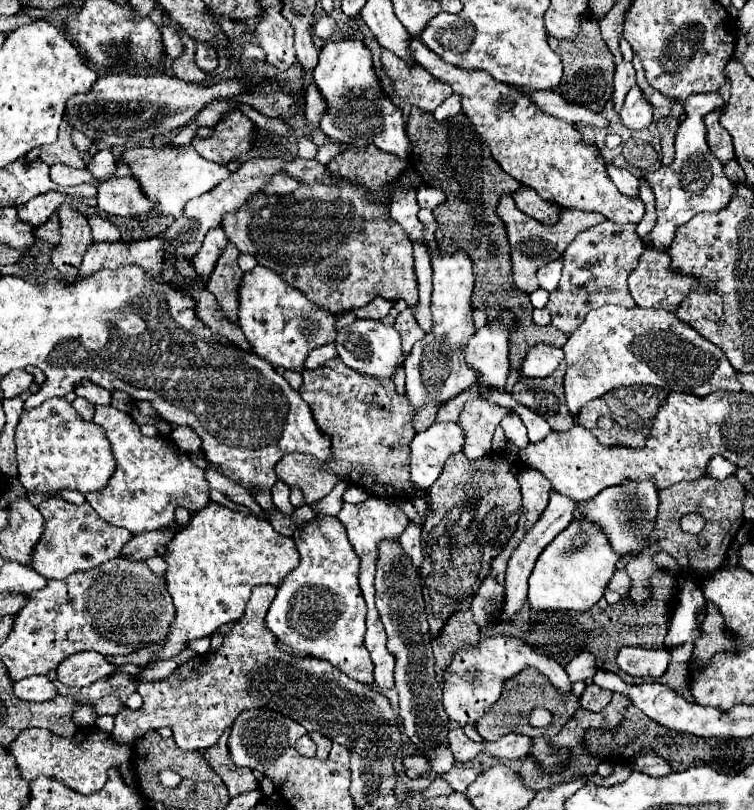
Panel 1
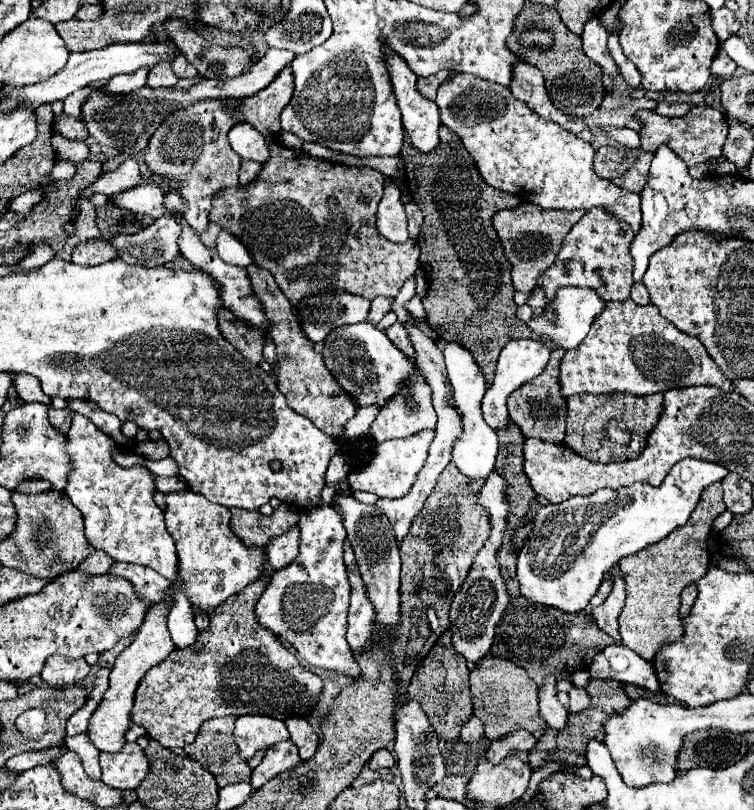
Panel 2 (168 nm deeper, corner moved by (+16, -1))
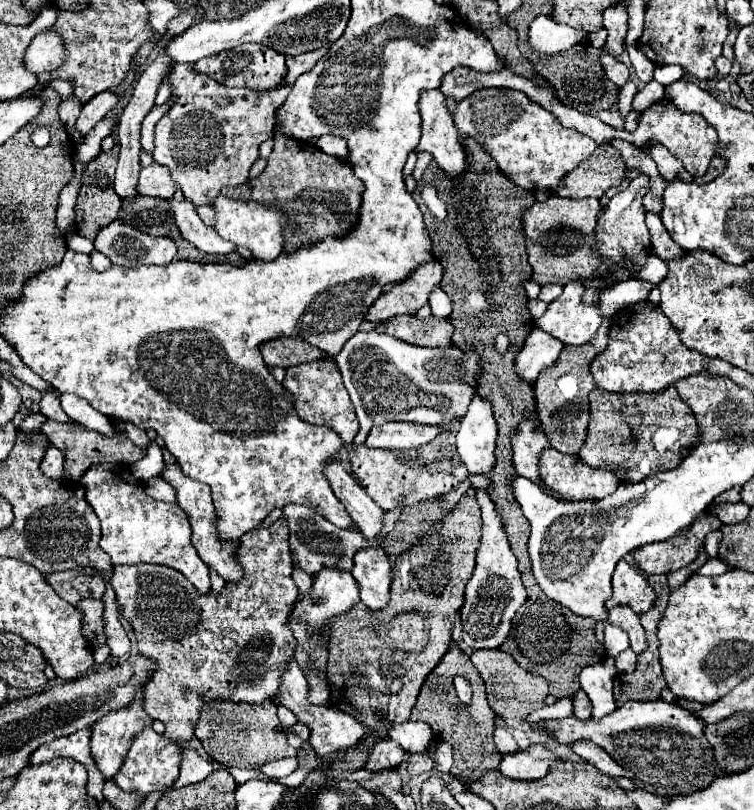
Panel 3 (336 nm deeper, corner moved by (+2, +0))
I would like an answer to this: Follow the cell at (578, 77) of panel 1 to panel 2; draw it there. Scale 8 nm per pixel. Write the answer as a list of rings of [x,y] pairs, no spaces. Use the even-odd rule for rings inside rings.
[[[524,2],[520,14],[516,16],[516,26],[512,30],[512,34],[506,38],[506,46],[522,60],[526,60],[528,64],[536,66],[544,80],[546,80],[546,90],[548,90],[548,96],[552,100],[552,104],[562,110],[564,114],[570,114],[570,116],[578,116],[578,118],[584,118],[584,116],[590,116],[594,110],[598,110],[602,98],[604,98],[604,84],[602,84],[602,70],[600,66],[596,66],[596,62],[592,62],[582,46],[580,46],[580,36],[572,34],[560,20],[558,12],[552,8],[552,6],[540,6],[538,2]],[[530,22],[538,28],[544,28],[548,30],[552,36],[554,36],[554,46],[548,50],[548,52],[542,52],[542,50],[536,50],[536,48],[522,48],[516,40],[518,36],[530,26]]]

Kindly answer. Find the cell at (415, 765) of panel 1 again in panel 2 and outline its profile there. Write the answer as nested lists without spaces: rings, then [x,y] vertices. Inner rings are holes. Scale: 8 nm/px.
[[[380,748],[380,750],[376,750],[376,754],[370,758],[370,762],[368,762],[368,766],[370,766],[370,770],[380,770],[380,768],[392,768],[396,762],[394,762],[394,758],[392,758],[392,754],[386,750],[386,748]]]

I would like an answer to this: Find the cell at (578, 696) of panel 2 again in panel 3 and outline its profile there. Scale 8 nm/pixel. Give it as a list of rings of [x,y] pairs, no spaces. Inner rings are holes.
[[[580,689],[576,695],[574,695],[574,715],[582,721],[588,721],[590,719],[590,713],[592,713],[592,705],[590,705],[590,699],[586,697],[586,693]]]

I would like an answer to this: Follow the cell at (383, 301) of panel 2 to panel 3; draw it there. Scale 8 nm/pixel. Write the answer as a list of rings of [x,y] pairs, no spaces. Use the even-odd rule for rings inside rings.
[[[438,261],[422,263],[420,269],[378,301],[366,313],[368,321],[386,321],[396,315],[414,315],[428,301],[428,293],[442,281],[442,265]]]

